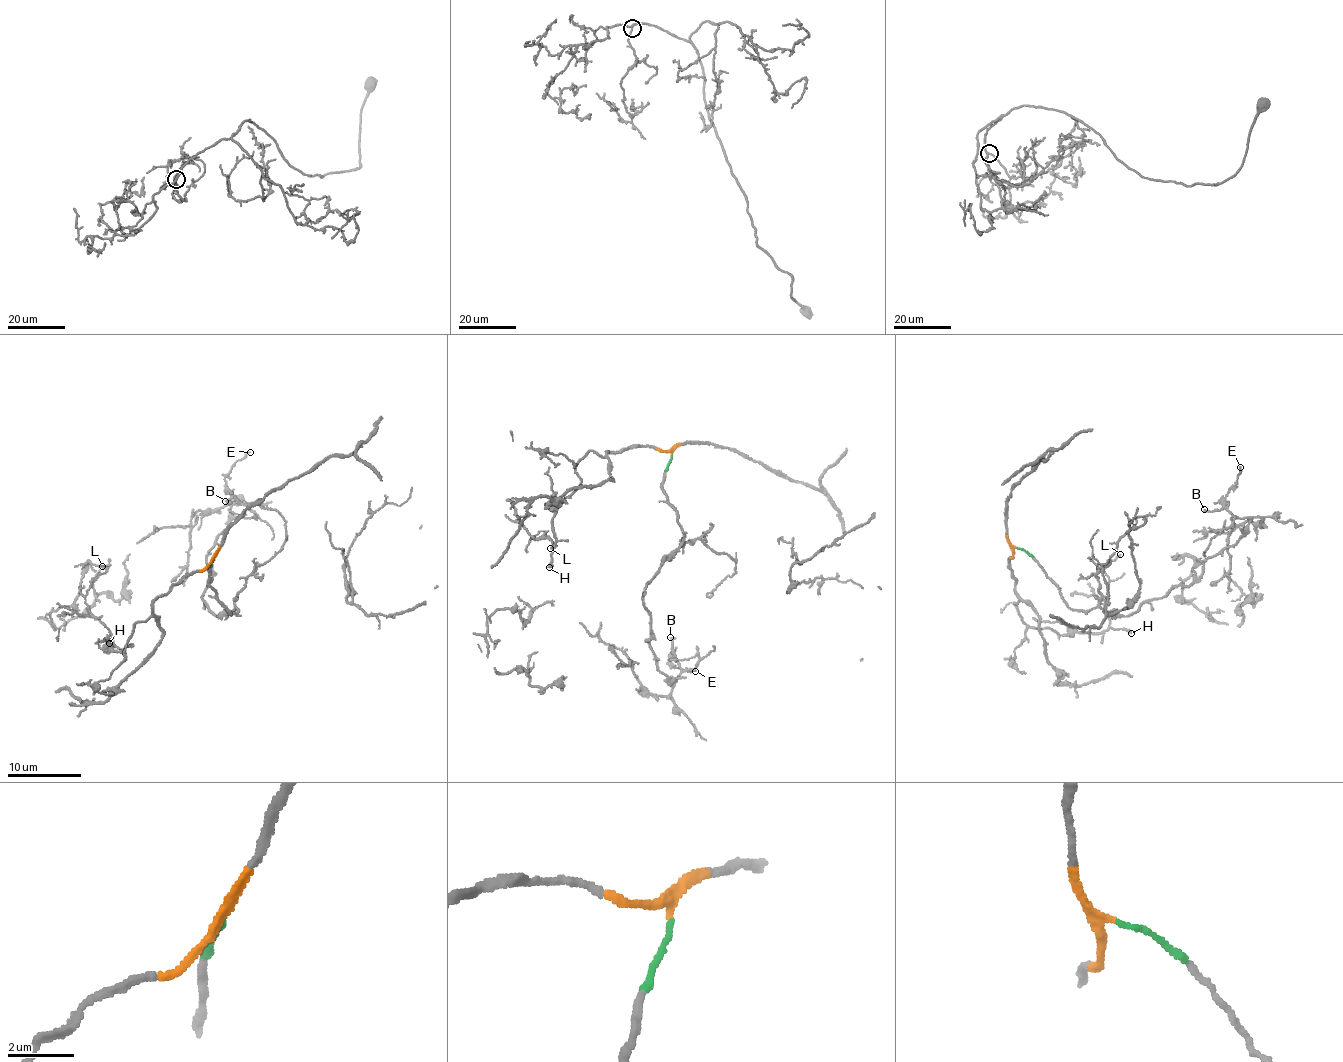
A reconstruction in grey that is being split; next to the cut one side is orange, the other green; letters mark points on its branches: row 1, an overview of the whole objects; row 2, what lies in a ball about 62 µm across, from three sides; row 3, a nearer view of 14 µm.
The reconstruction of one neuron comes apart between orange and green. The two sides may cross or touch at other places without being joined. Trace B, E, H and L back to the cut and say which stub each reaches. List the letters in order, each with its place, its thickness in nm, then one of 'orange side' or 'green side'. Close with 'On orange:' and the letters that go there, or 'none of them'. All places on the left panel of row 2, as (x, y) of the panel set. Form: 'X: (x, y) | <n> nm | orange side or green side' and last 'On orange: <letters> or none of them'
B: (225, 501) | 180 nm | green side
E: (250, 452) | 130 nm | green side
H: (109, 643) | 200 nm | orange side
L: (102, 566) | 160 nm | orange side
On orange: H, L

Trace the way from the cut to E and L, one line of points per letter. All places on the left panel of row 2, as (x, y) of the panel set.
E: (213, 559), (209, 586), (236, 613), (216, 616), (202, 597), (206, 555), (238, 504), (225, 477), (250, 452)
L: (213, 559), (154, 602), (125, 645), (132, 645), (120, 651), (108, 647), (112, 633), (86, 602), (102, 566)

